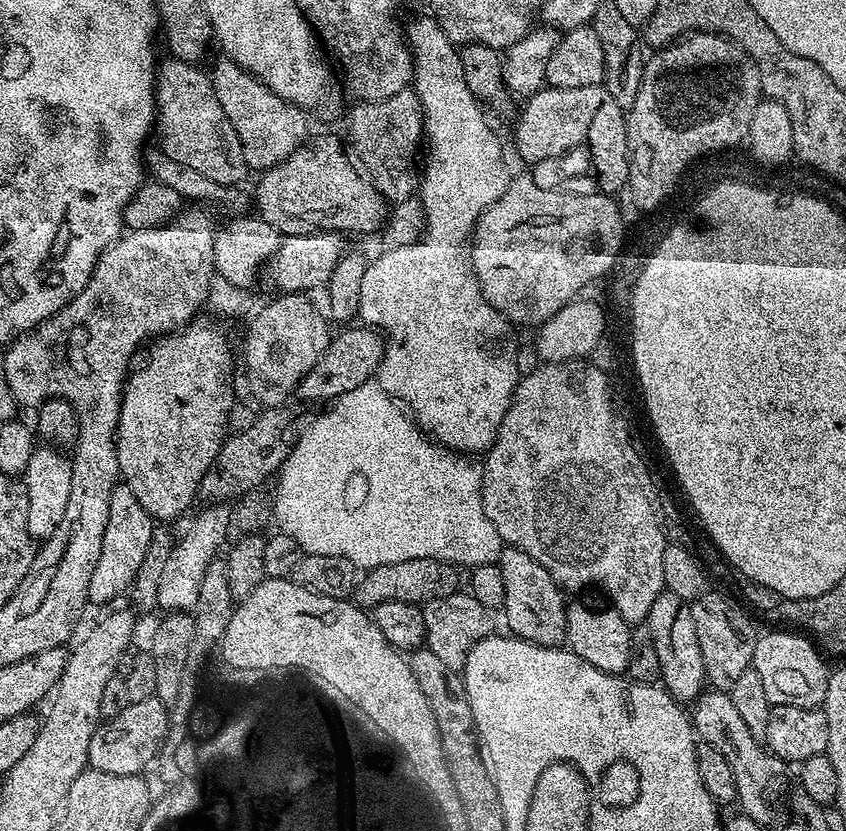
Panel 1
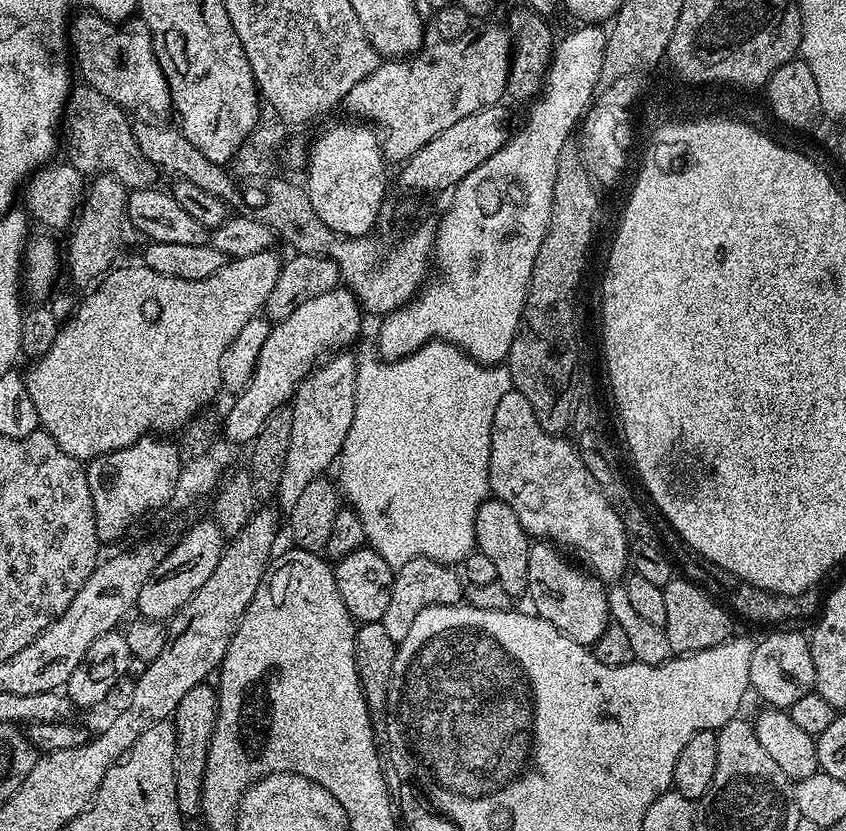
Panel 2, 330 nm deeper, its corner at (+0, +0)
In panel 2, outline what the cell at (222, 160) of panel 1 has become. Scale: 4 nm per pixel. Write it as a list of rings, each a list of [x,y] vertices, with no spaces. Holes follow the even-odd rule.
[[[80,14],[70,24],[70,52],[74,57],[74,64],[80,67],[83,83],[88,84],[98,94],[110,98],[116,105],[129,114],[137,112],[140,118],[151,118],[160,122],[165,119],[167,112],[173,111],[172,91],[168,85],[168,74],[161,57],[158,55],[157,45],[152,39],[150,30],[139,18],[129,18],[110,27],[109,21],[103,16],[95,14]]]

